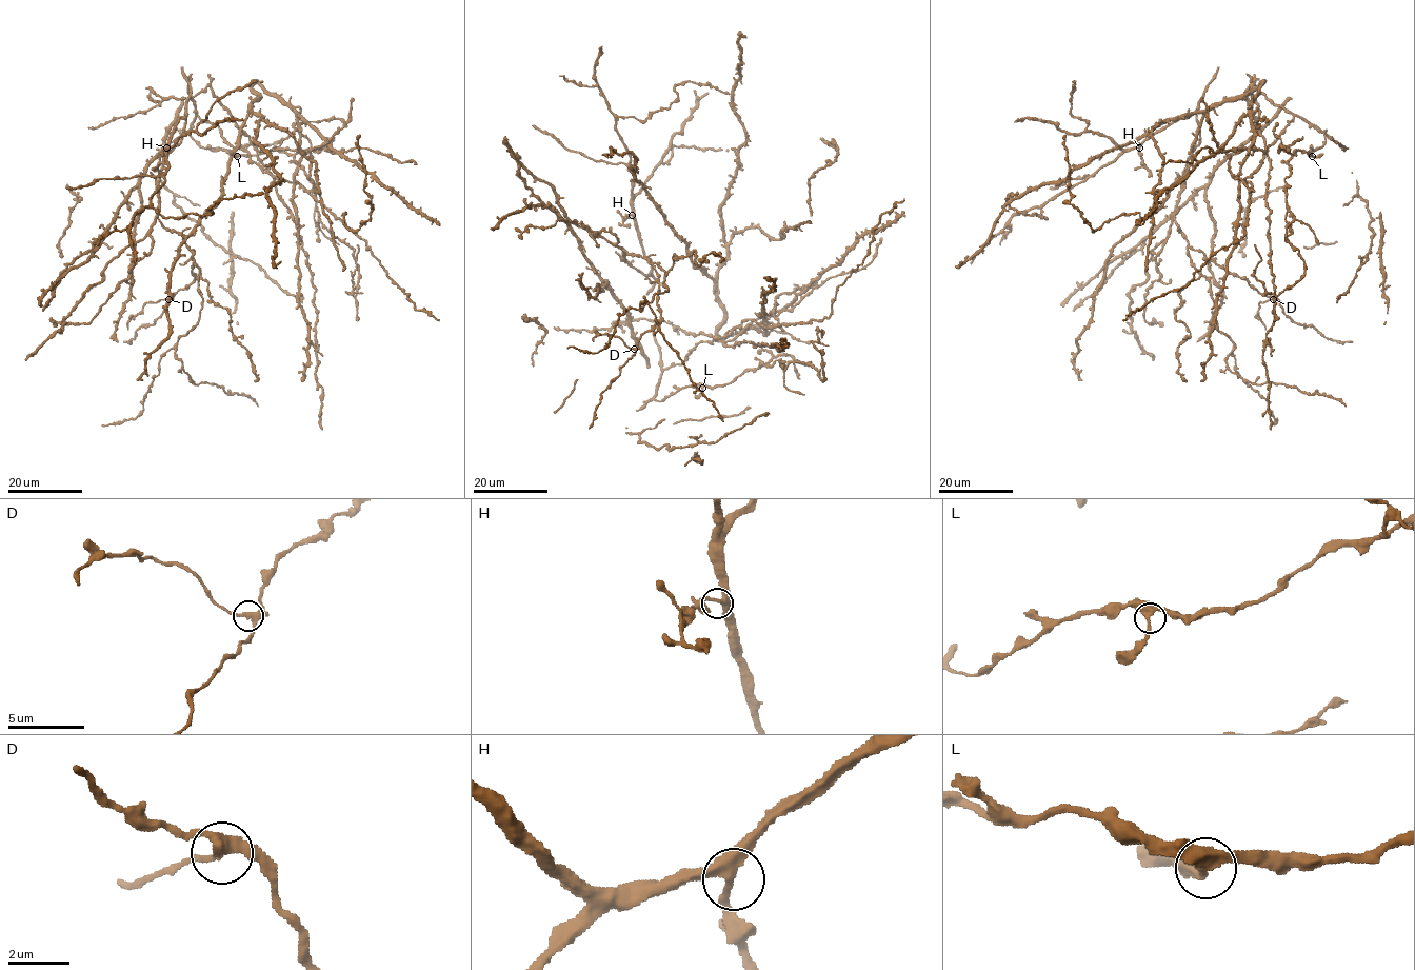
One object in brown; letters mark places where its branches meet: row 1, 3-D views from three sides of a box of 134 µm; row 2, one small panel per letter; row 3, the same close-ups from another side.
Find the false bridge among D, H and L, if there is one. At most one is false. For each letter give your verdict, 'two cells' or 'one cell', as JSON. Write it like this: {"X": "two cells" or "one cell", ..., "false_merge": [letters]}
{"D": "two cells", "H": "one cell", "L": "one cell", "false_merge": ["D"]}

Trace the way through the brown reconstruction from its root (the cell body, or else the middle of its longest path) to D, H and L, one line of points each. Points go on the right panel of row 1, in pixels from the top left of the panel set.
D: (1064, 178), (1005, 200), (1044, 218), (1049, 200), (1195, 114), (1199, 142), (1175, 222), (1190, 246), (1273, 298)
H: (1064, 178), (1005, 200), (1011, 209), (1044, 218), (1040, 208), (1049, 200), (1123, 152), (1139, 147)
L: (1064, 178), (1168, 120), (1260, 83), (1253, 145), (1266, 153), (1296, 115), (1323, 133), (1312, 156)

